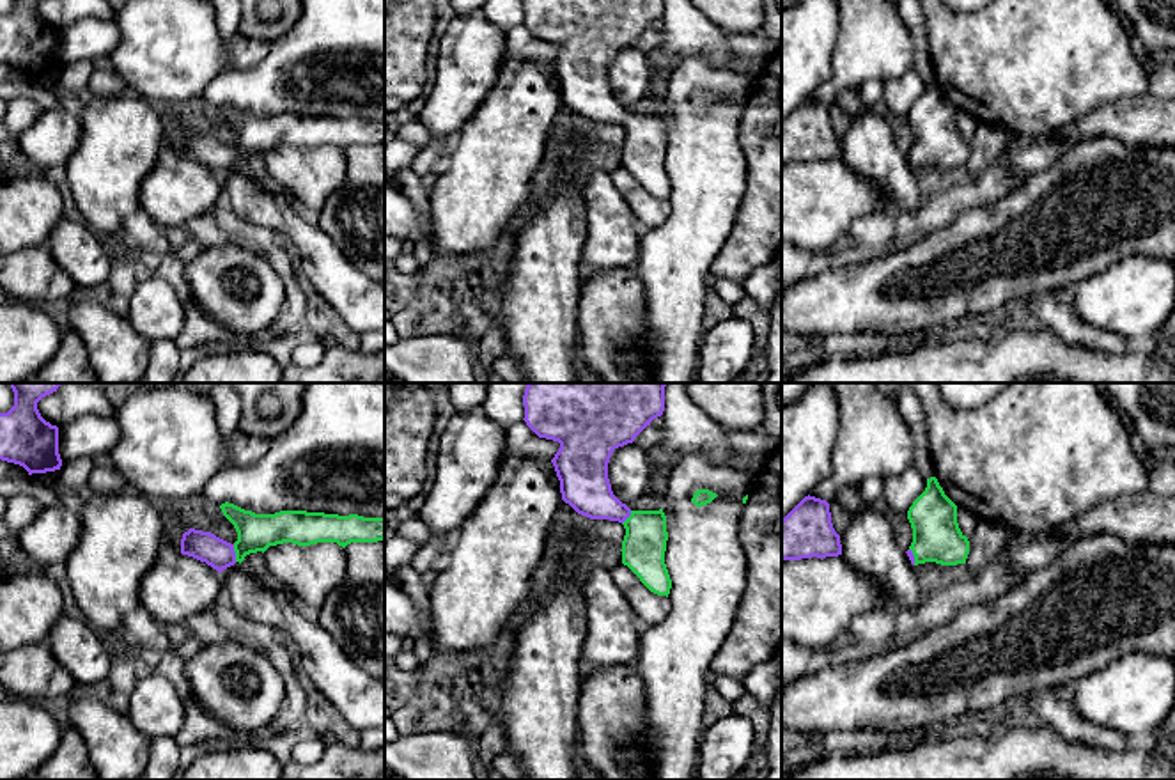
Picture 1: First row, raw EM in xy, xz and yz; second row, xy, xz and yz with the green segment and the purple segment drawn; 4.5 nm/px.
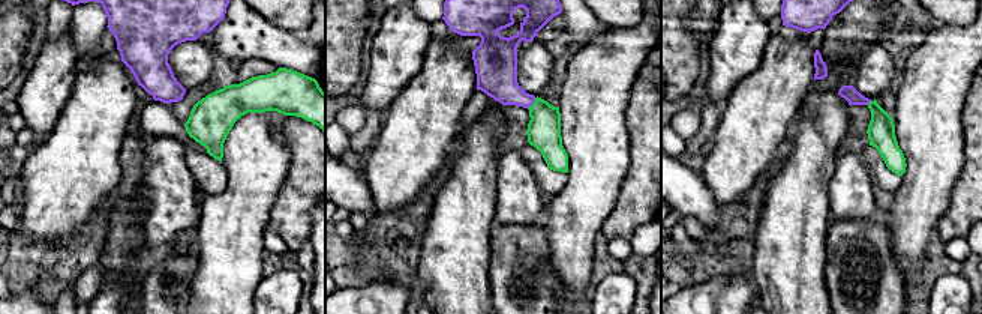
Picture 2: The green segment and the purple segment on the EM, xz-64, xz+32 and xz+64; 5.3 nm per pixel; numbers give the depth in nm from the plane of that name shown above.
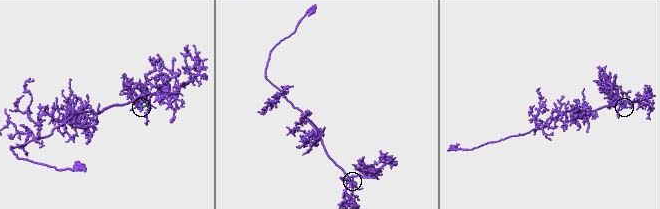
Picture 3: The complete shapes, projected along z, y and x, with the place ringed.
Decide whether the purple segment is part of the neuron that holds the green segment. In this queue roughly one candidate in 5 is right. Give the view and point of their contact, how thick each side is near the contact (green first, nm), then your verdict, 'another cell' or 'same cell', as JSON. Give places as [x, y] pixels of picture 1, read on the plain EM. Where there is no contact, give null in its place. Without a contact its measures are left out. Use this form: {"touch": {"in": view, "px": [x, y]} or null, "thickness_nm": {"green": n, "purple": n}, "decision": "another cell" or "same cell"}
{"touch": {"in": "xy", "px": [236, 156]}, "thickness_nm": {"green": 180, "purple": 140}, "decision": "same cell"}

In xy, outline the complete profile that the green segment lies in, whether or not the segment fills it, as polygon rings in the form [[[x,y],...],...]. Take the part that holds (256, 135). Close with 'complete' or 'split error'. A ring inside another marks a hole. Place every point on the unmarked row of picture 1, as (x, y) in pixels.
[[[229,105],[222,106],[220,112],[237,135],[234,147],[195,131],[184,135],[181,142],[183,158],[206,165],[218,176],[236,165],[241,167],[250,156],[264,156],[269,149],[284,145],[298,149],[337,145],[346,151],[351,145],[377,145],[385,142],[385,121],[307,113],[255,117]]] | split error

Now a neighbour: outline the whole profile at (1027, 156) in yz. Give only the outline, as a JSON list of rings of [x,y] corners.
[[[1047,133],[1033,138],[1017,136],[998,165],[1012,170],[1024,181],[1056,163],[1062,151],[1063,145]]]

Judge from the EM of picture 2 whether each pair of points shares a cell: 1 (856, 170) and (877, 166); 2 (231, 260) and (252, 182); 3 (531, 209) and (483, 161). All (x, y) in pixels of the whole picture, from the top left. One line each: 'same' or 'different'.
1: different
2: same
3: different

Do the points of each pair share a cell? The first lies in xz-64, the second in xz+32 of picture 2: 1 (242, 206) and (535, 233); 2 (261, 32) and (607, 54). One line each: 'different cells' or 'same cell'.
1: different cells
2: different cells

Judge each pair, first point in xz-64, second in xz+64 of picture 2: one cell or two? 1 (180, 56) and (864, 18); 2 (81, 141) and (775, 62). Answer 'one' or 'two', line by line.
1: two
2: one

